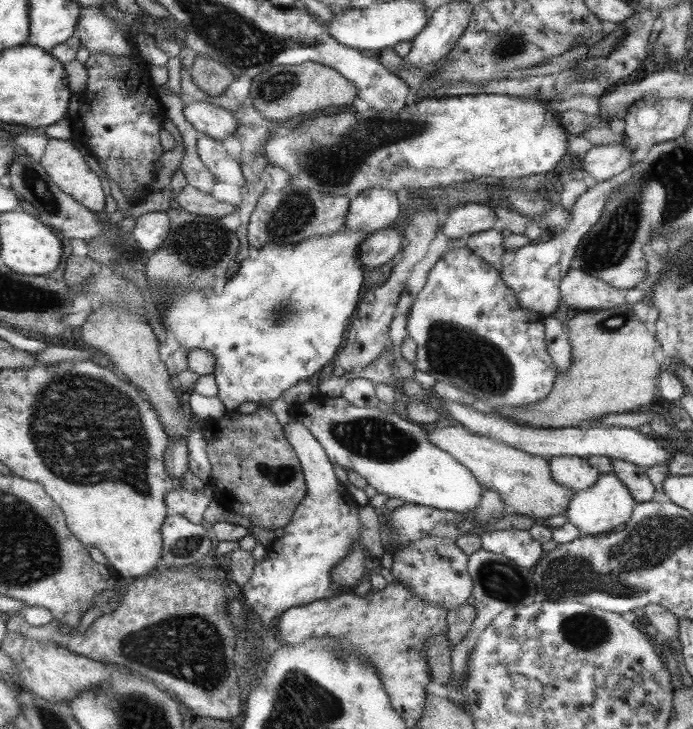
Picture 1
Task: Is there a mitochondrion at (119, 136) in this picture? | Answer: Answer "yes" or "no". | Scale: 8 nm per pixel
no

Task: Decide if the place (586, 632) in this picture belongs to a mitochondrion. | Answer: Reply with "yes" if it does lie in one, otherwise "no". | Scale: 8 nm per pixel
yes

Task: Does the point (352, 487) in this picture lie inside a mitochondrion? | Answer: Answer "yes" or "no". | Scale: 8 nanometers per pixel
no

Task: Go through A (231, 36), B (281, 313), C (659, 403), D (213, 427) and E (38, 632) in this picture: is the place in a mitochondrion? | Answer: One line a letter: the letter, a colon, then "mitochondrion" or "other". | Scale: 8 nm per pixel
A: mitochondrion
B: mitochondrion
C: other
D: other
E: other

